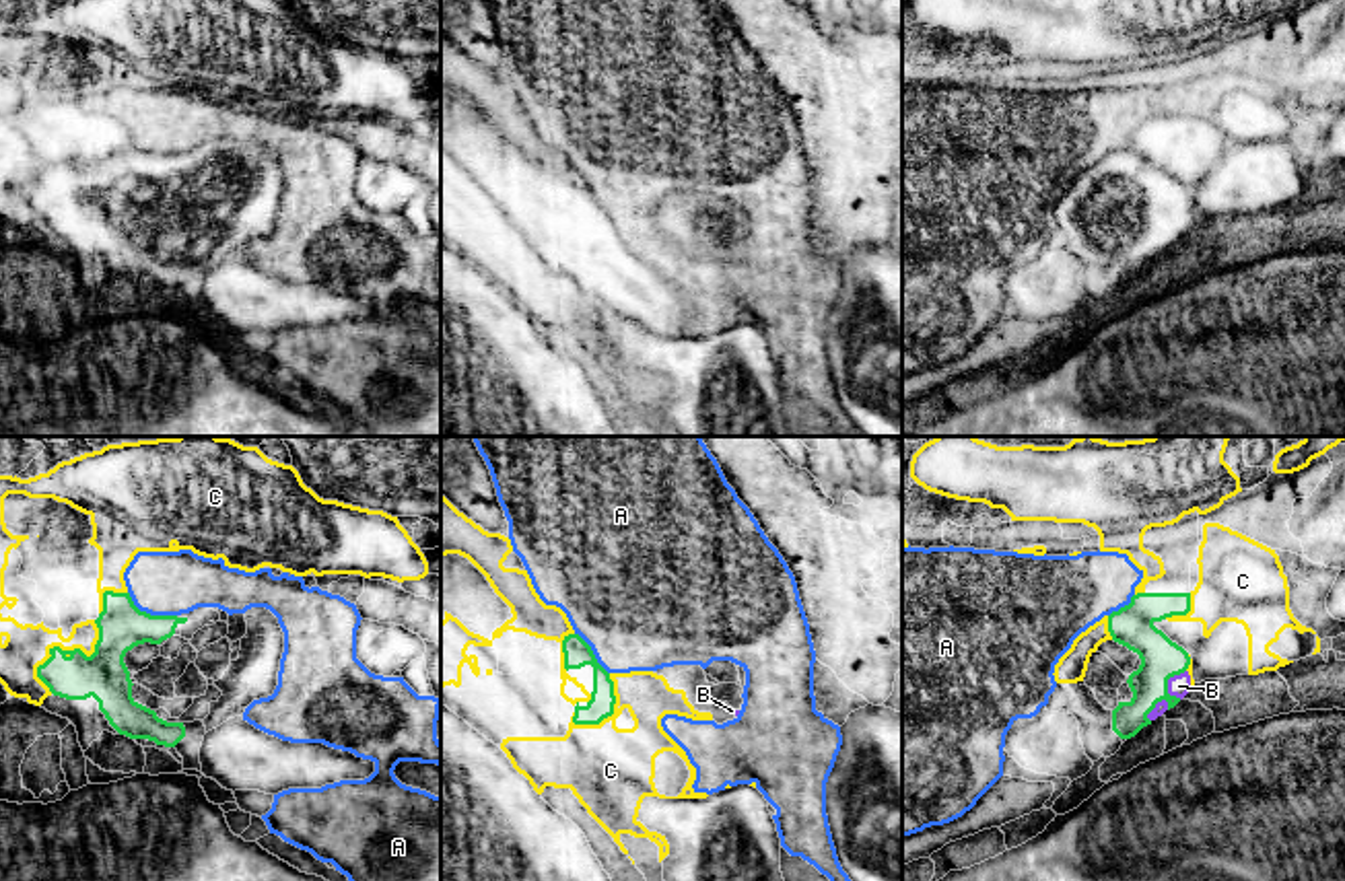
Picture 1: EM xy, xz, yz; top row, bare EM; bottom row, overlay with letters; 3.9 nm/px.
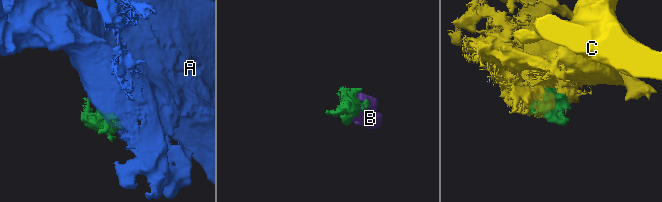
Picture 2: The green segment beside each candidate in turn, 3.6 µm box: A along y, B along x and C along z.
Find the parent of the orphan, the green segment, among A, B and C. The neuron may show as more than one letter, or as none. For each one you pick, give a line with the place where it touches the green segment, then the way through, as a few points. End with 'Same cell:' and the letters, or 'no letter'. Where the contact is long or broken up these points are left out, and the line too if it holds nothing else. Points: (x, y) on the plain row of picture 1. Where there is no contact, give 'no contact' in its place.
B: yz (1168, 217)
Same cell: B

